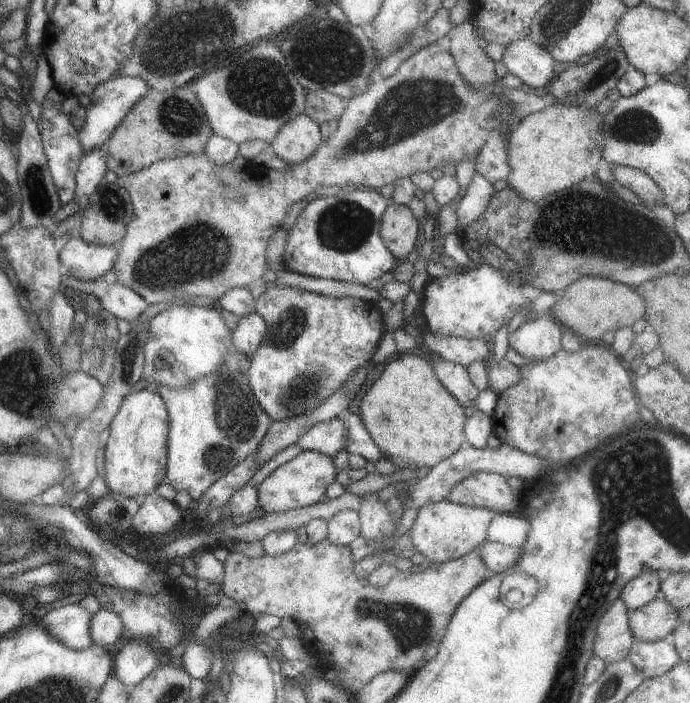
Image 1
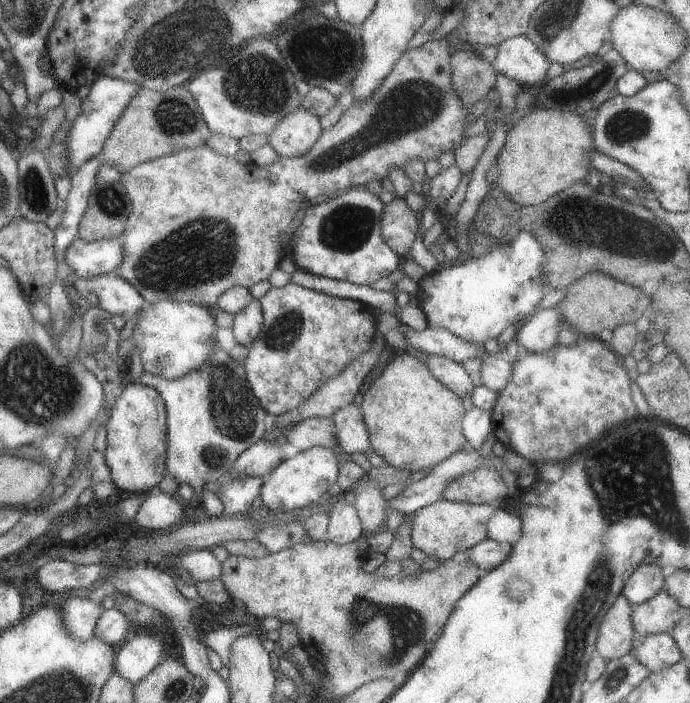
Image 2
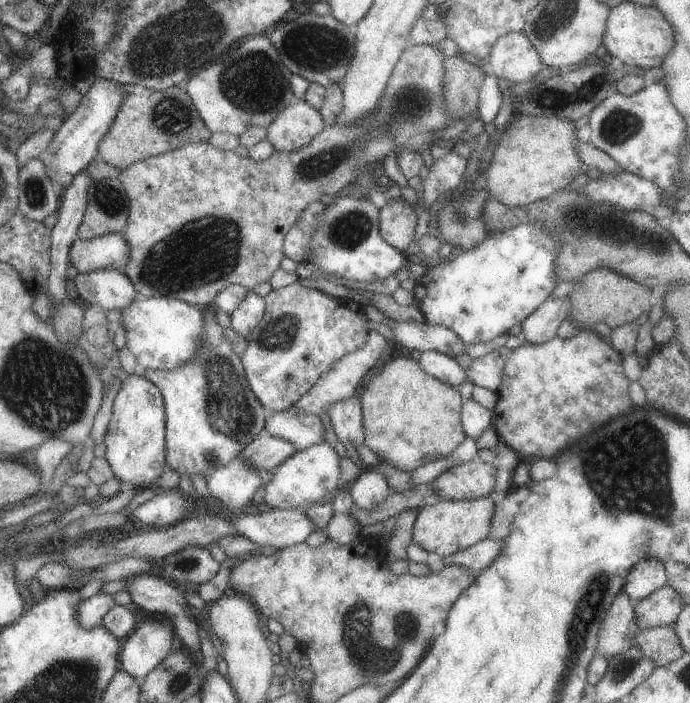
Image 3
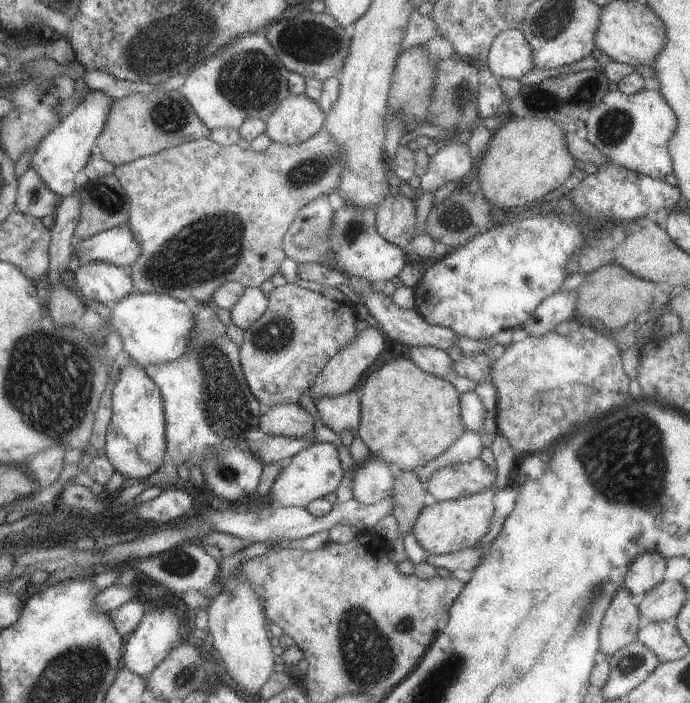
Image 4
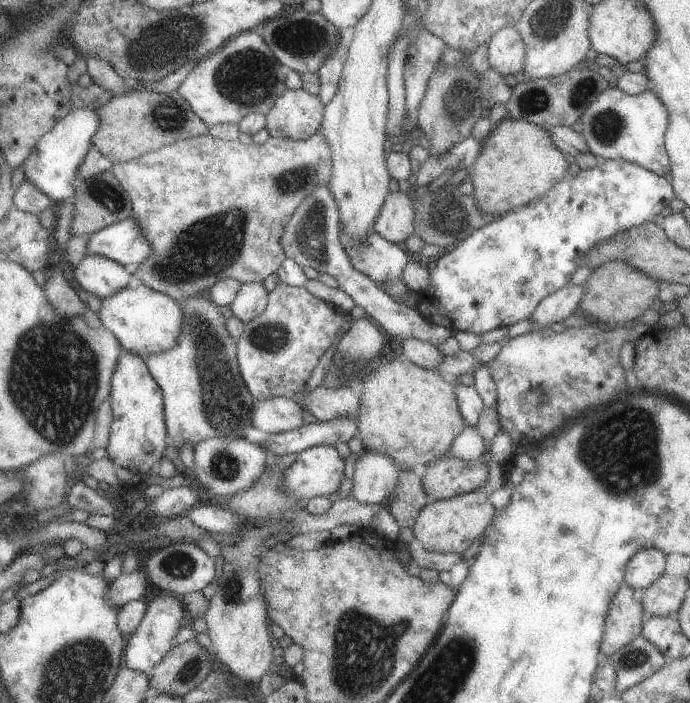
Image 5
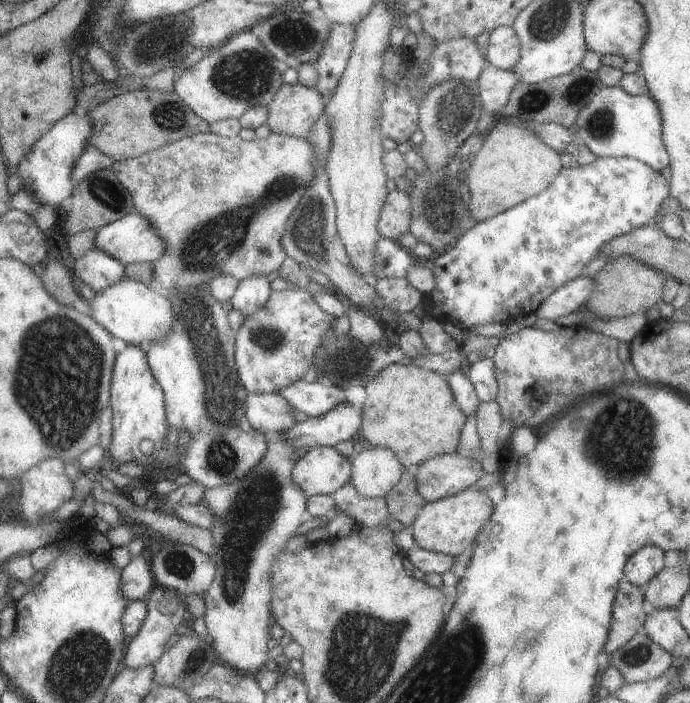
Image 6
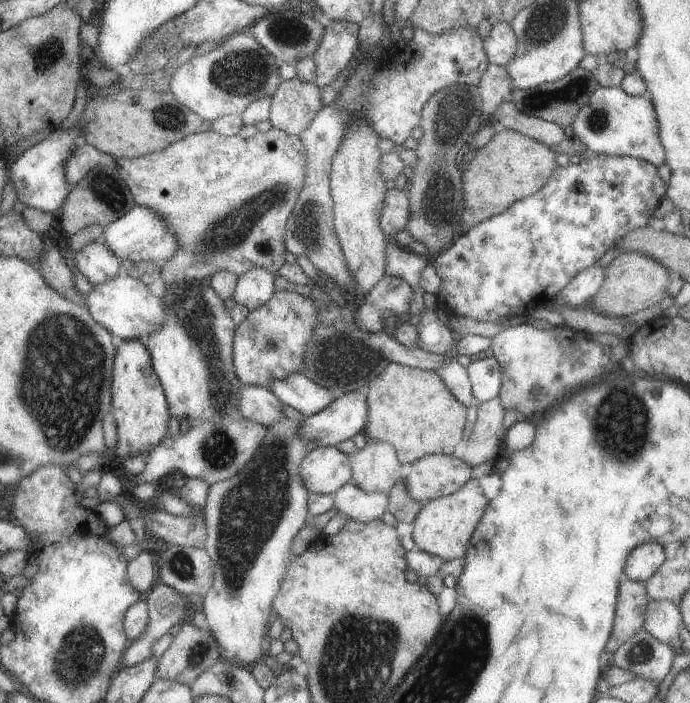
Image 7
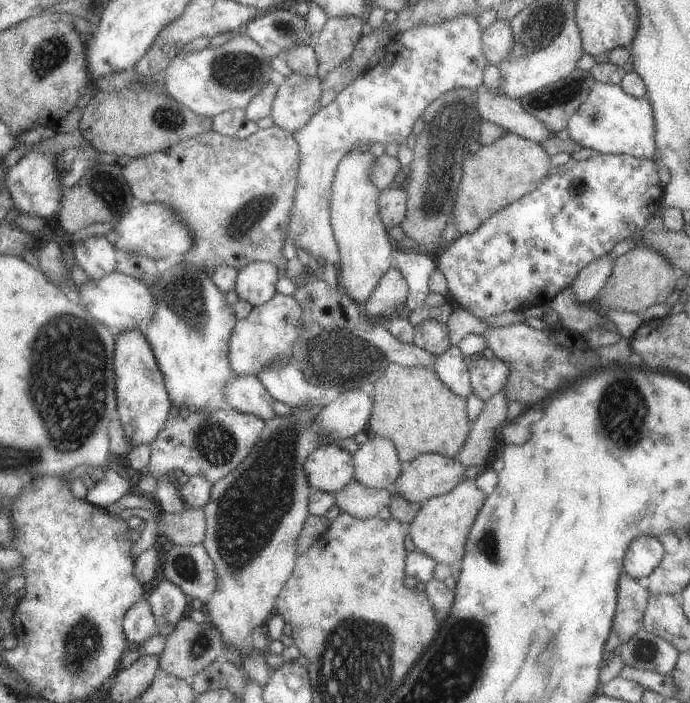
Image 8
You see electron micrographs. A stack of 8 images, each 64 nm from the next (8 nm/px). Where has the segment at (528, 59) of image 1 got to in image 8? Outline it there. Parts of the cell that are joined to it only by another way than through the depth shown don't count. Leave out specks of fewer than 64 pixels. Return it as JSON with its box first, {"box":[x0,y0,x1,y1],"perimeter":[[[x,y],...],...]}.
{"box":[481,19,514,65],"perimeter":[[[496,19],[484,32],[481,32],[481,45],[484,56],[490,65],[497,65],[507,58],[514,44],[510,23]]]}

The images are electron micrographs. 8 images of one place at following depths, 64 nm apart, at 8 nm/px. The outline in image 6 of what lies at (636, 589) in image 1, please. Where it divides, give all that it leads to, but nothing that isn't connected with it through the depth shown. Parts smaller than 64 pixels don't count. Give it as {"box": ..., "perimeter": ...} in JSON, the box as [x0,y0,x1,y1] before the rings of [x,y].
{"box":[623,545,666,586],"perimeter":[[[656,545],[637,550],[623,568],[623,580],[646,586],[665,567],[666,554]]]}

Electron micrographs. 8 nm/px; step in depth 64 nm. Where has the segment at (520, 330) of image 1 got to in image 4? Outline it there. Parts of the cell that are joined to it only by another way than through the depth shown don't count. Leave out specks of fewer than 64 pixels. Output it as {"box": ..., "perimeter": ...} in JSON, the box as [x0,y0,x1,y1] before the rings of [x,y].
{"box":[522,290,576,337],"perimeter":[[[575,290],[552,293],[538,304],[530,318],[523,322],[522,328],[530,337],[543,337],[553,333],[560,322],[573,319],[576,297]]]}

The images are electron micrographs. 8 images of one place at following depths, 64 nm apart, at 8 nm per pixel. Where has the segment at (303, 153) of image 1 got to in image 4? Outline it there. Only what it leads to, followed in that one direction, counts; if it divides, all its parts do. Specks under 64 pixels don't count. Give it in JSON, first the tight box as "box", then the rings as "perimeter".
{"box":[265,94,325,145],"perimeter":[[[289,94],[267,118],[265,133],[272,142],[293,145],[303,143],[320,132],[325,112],[305,94]]]}

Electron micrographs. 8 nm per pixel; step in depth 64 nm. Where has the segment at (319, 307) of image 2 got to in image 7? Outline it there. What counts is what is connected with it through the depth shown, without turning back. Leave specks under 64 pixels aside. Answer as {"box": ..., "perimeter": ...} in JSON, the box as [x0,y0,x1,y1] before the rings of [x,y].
{"box":[233,291,317,388],"perimeter":[[[274,291],[267,303],[250,311],[235,327],[233,367],[241,384],[268,388],[272,381],[304,372],[304,355],[316,325],[317,306],[306,293]]]}

